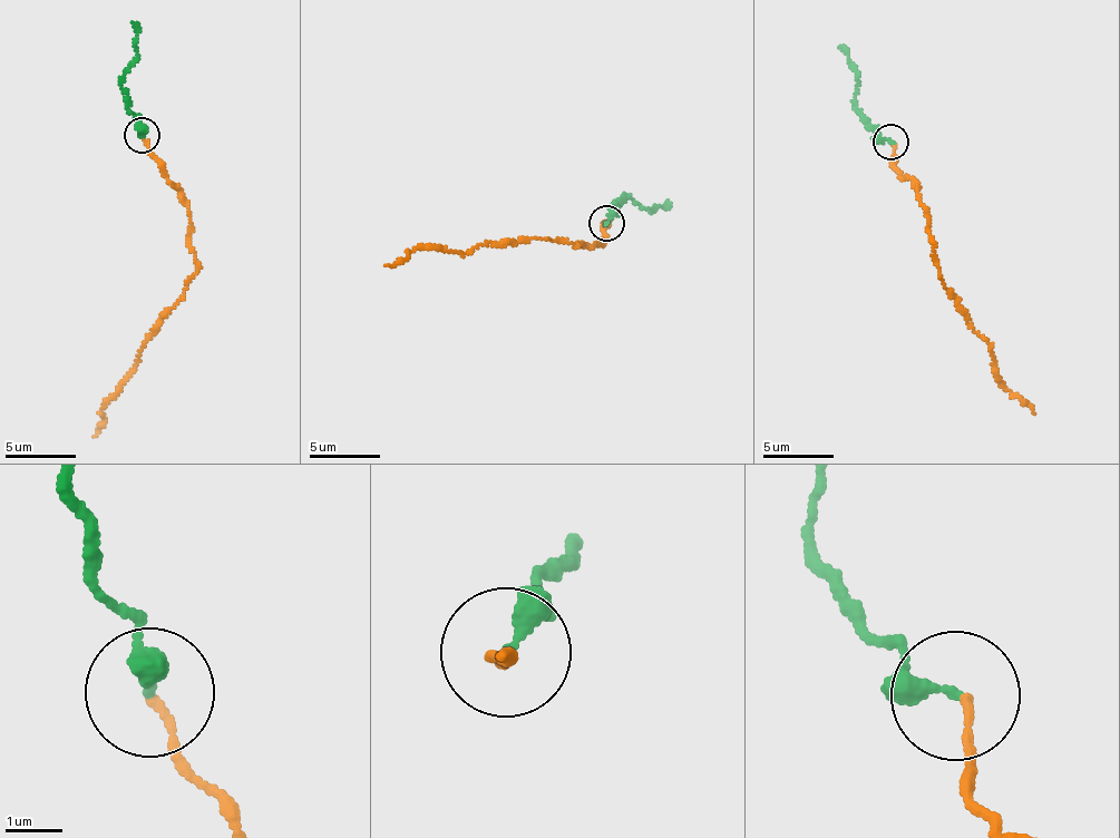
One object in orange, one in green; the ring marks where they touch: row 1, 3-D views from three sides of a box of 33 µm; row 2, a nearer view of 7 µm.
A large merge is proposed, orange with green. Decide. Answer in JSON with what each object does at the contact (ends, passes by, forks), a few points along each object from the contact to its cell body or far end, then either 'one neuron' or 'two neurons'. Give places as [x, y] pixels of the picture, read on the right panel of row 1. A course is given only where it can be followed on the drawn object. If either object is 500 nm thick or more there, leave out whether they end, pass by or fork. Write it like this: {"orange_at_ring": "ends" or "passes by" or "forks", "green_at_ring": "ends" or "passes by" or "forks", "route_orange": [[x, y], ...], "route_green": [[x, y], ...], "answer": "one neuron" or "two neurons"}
{"orange_at_ring": "ends", "green_at_ring": "passes by", "route_orange": [[893, 142], [895, 169], [917, 192], [951, 298], [968, 328], [987, 343], [1004, 386], [1034, 413]], "route_green": [[889, 142], [856, 108], [856, 66], [838, 47]], "answer": "one neuron"}

